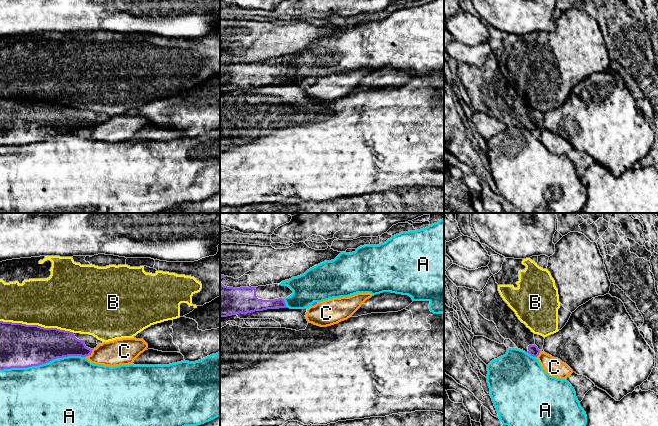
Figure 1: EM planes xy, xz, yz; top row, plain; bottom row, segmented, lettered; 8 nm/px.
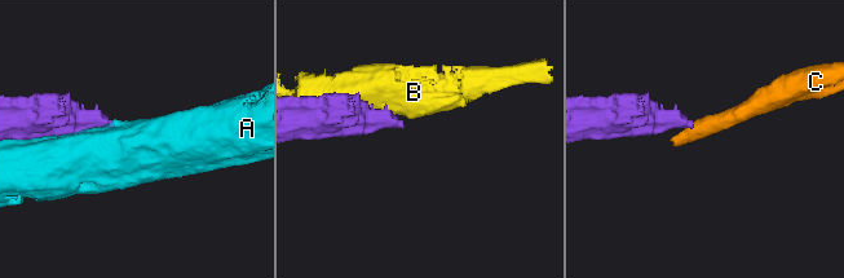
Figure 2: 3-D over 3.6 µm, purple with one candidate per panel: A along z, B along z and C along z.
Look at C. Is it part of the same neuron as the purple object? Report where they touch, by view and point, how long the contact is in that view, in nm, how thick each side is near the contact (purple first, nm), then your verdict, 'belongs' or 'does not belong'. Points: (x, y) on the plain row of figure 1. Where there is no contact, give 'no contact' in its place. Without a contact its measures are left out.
meets purple in xy at (89, 130); contact 90 nm long; 220 nm thick on the purple side, 220 nm on the other; does not belong

